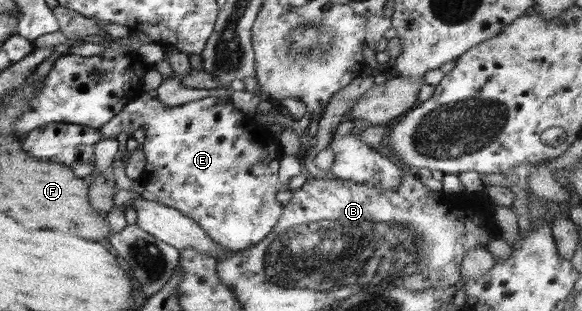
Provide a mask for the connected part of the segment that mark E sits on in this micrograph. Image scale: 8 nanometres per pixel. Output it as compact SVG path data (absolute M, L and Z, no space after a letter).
M143 91L138 98L130 100L118 114L114 115L112 120L98 129L100 134L102 134L102 138L117 137L121 132L126 132L128 136L132 136L132 133L134 133L136 129L140 129L145 136L144 142L141 143L141 149L144 151L146 158L144 171L142 176L138 178L138 180L144 184L144 191L141 193L141 196L146 200L158 202L158 204L161 205L168 205L169 208L178 210L181 214L188 216L188 218L194 219L201 228L204 229L204 232L210 236L211 240L218 242L218 246L220 246L222 250L235 253L236 251L250 247L250 245L258 244L264 237L272 232L272 229L278 224L283 214L284 206L277 200L276 194L280 190L288 189L288 184L284 186L284 184L280 182L280 178L278 178L280 156L277 156L276 160L270 160L270 156L268 156L268 152L266 151L266 146L268 146L270 142L277 145L276 136L273 135L266 126L258 124L253 115L238 110L238 107L234 106L229 98L207 96L206 98L202 98L202 100L188 102L188 104L183 104L182 106L162 106L160 100L154 95L154 92L149 93Z

